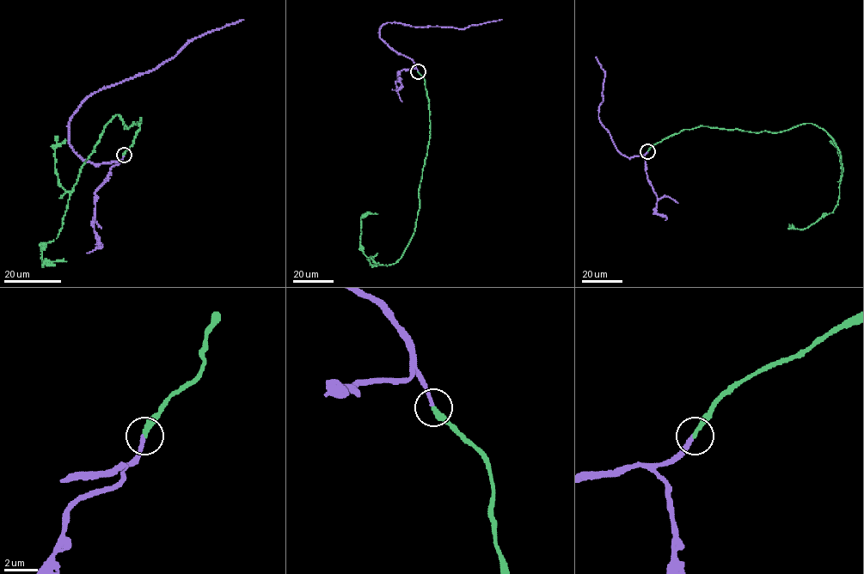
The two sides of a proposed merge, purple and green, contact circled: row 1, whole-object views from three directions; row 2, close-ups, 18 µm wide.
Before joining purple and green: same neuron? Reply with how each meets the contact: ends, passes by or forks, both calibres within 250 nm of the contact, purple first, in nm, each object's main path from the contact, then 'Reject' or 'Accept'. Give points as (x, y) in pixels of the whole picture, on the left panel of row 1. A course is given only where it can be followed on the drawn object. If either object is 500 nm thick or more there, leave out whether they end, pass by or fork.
At the ring purple ends. At the ring green ends. Thickness 200 nm (purple) against 240 nm. Course of purple: (124, 155), (90, 163), (74, 151), (69, 121), (79, 106), (94, 93), (156, 69), (198, 36), (243, 19). Course of green: (124, 155), (141, 119), (125, 128), (118, 114), (82, 167), (58, 237), (41, 249), (42, 265), (66, 261). Accept

